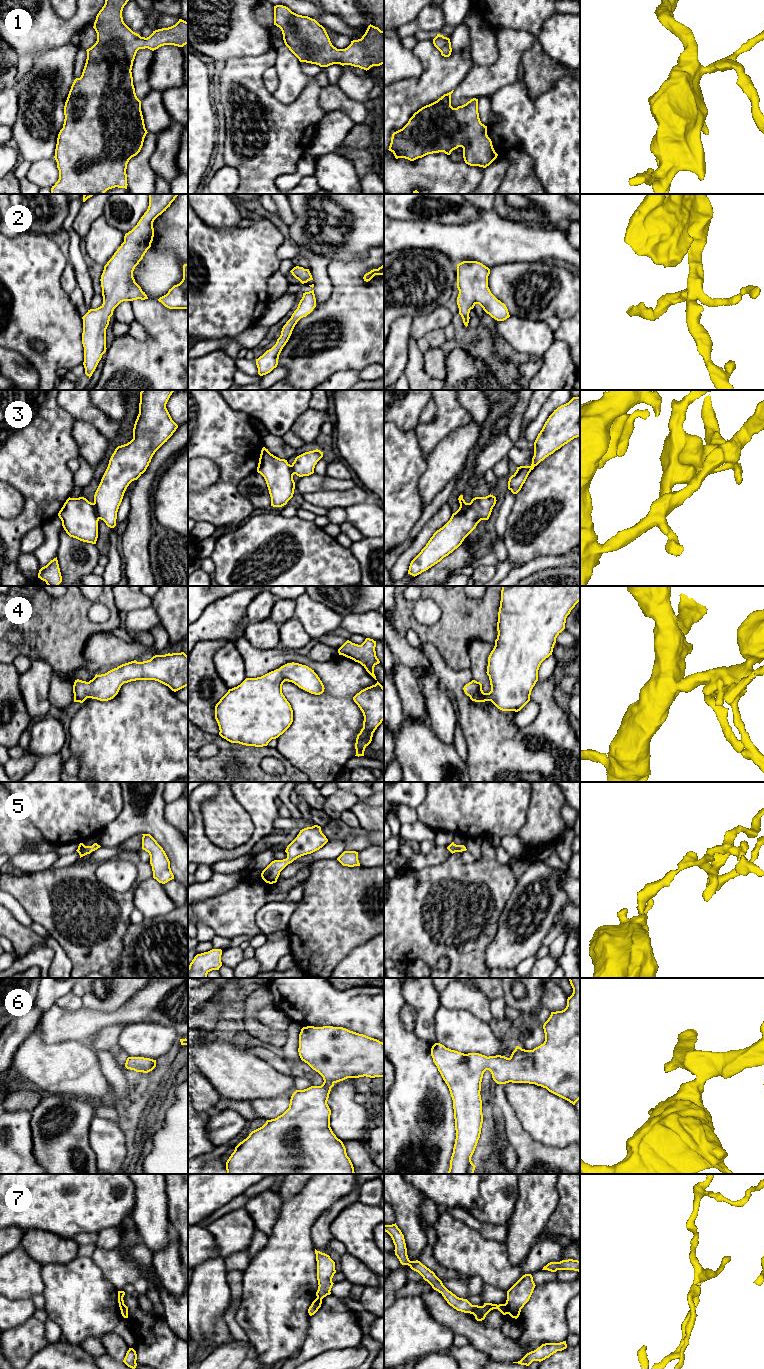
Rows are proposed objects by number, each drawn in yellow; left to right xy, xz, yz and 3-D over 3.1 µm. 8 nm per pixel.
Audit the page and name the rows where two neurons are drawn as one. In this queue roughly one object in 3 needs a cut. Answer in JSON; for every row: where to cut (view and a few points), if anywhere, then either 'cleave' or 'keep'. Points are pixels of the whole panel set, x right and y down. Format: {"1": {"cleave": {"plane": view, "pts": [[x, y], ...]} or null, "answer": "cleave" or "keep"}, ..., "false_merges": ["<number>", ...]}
{"1": {"cleave": null, "answer": "keep"}, "2": {"cleave": null, "answer": "keep"}, "3": {"cleave": {"plane": "xy", "pts": [[92, 503], [99, 518]]}, "answer": "cleave"}, "4": {"cleave": null, "answer": "keep"}, "5": {"cleave": null, "answer": "keep"}, "6": {"cleave": null, "answer": "keep"}, "7": {"cleave": {"plane": "yz", "pts": [[505, 1303], [508, 1313]]}, "answer": "cleave"}, "false_merges": ["3", "7"]}

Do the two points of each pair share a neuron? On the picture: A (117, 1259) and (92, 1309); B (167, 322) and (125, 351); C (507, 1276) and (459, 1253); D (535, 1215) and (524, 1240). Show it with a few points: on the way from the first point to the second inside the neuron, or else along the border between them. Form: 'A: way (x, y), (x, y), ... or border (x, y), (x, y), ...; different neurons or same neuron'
A: border (93, 1260), (105, 1278), (117, 1291); different neurons
B: way (161, 334), (144, 351), (137, 351); same neuron
C: way (495, 1267), (486, 1258), (471, 1254); same neuron
D: way (529, 1221), (524, 1228), (524, 1234); same neuron

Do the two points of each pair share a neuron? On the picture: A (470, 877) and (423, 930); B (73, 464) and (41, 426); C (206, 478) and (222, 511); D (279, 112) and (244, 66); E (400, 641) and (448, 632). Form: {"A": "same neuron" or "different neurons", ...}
{"A": "same neuron", "B": "different neurons", "C": "same neuron", "D": "same neuron", "E": "different neurons"}

